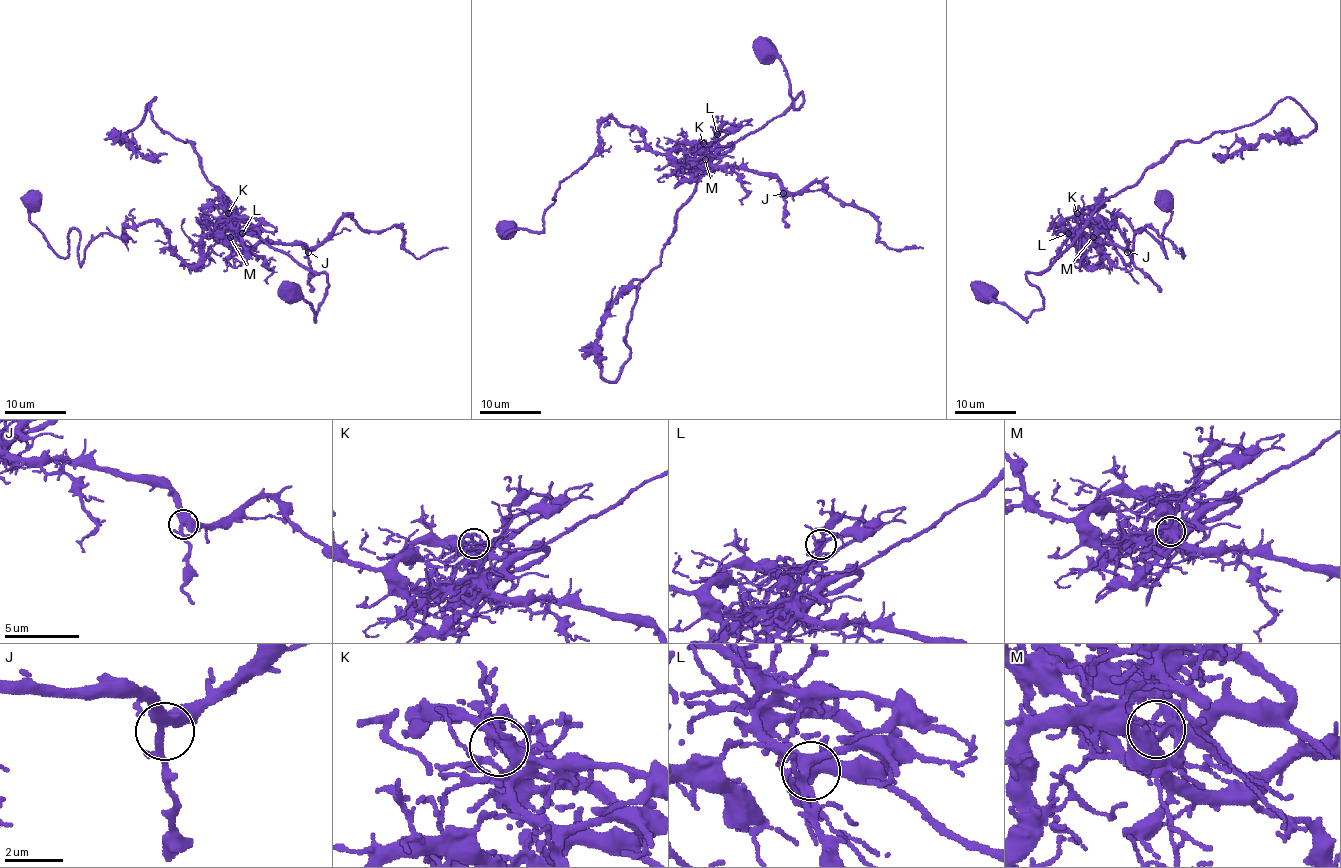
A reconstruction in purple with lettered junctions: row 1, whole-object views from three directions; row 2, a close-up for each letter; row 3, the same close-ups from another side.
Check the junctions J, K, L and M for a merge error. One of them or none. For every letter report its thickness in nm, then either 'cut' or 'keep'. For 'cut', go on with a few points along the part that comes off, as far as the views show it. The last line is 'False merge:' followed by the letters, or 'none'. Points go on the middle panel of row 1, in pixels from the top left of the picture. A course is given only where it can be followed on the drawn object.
J: 340 nm thick; keep
K: 340 nm thick; keep
L: 320 nm thick; keep
M: 260 nm thick; cut; foreign part runs (704, 159), (683, 143), (655, 153), (607, 117), (544, 230), (505, 238), (513, 224)
False merge: M

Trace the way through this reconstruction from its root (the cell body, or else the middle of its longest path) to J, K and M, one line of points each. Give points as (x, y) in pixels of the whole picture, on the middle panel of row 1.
J: (766, 51), (786, 72), (792, 106), (803, 102), (800, 93), (711, 162), (771, 173), (783, 193)
K: (766, 51), (768, 45), (780, 60), (792, 106), (800, 106), (802, 93), (782, 114), (721, 154), (703, 143)
M: (766, 51), (768, 45), (786, 72), (792, 106), (797, 110), (803, 102), (800, 93), (782, 114), (704, 159)

